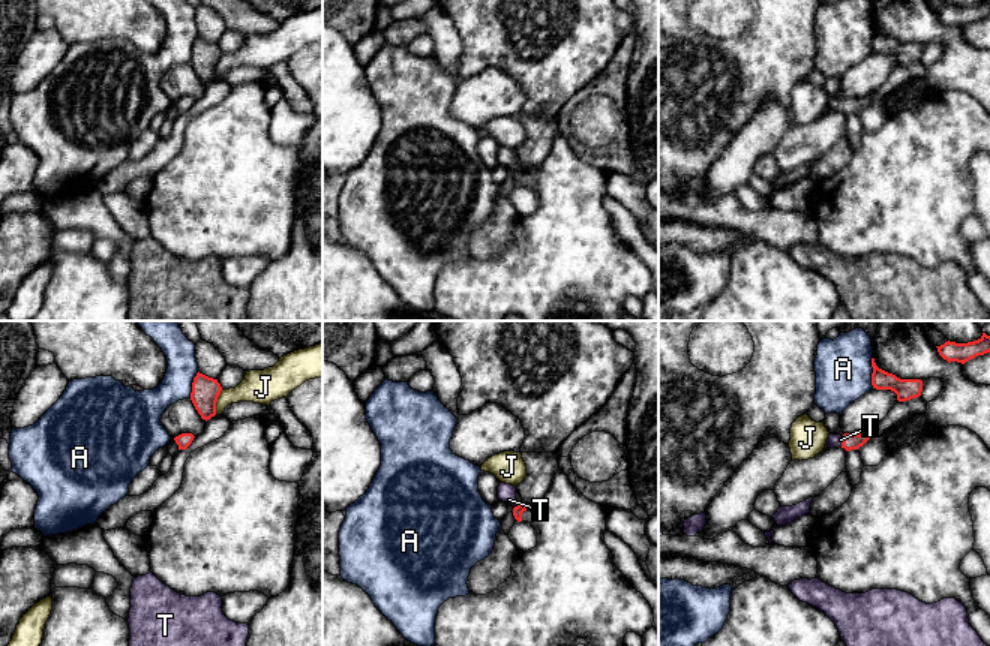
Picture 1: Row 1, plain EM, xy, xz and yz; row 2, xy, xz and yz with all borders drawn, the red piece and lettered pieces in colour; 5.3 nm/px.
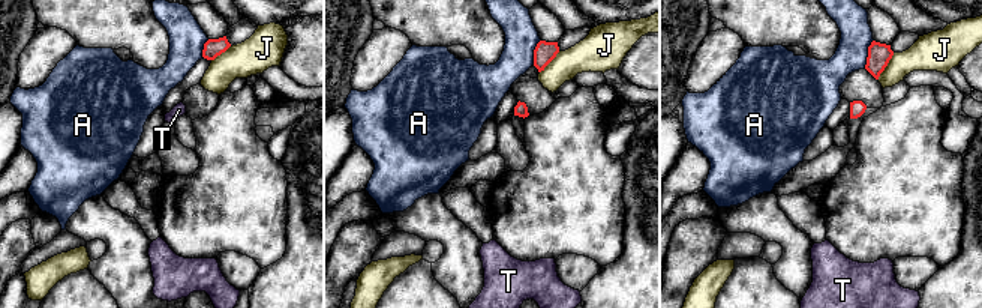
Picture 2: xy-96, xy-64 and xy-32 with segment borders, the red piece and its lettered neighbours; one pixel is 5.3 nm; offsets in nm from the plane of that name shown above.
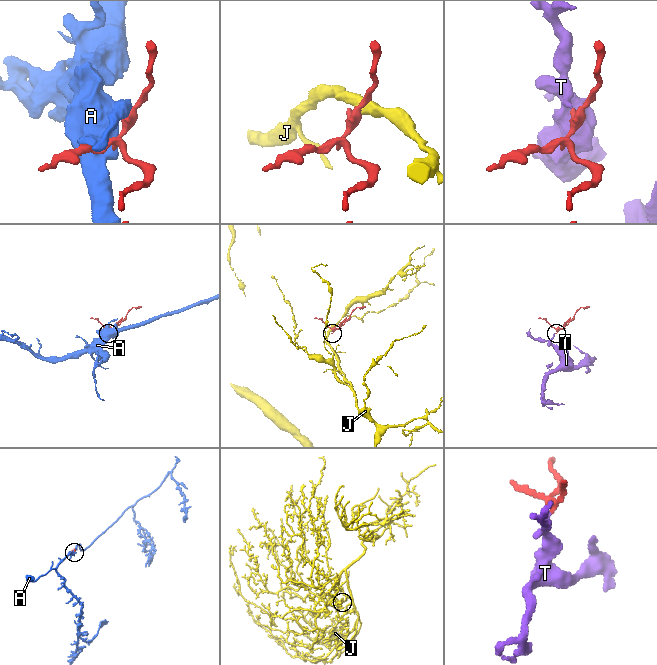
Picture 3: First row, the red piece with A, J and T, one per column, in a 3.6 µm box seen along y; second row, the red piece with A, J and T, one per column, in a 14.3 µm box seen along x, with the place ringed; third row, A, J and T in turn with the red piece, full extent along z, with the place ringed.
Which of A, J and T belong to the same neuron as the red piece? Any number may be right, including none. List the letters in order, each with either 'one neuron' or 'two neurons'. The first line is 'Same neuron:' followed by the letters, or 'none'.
Same neuron: T
A: two neurons
J: two neurons
T: one neuron

